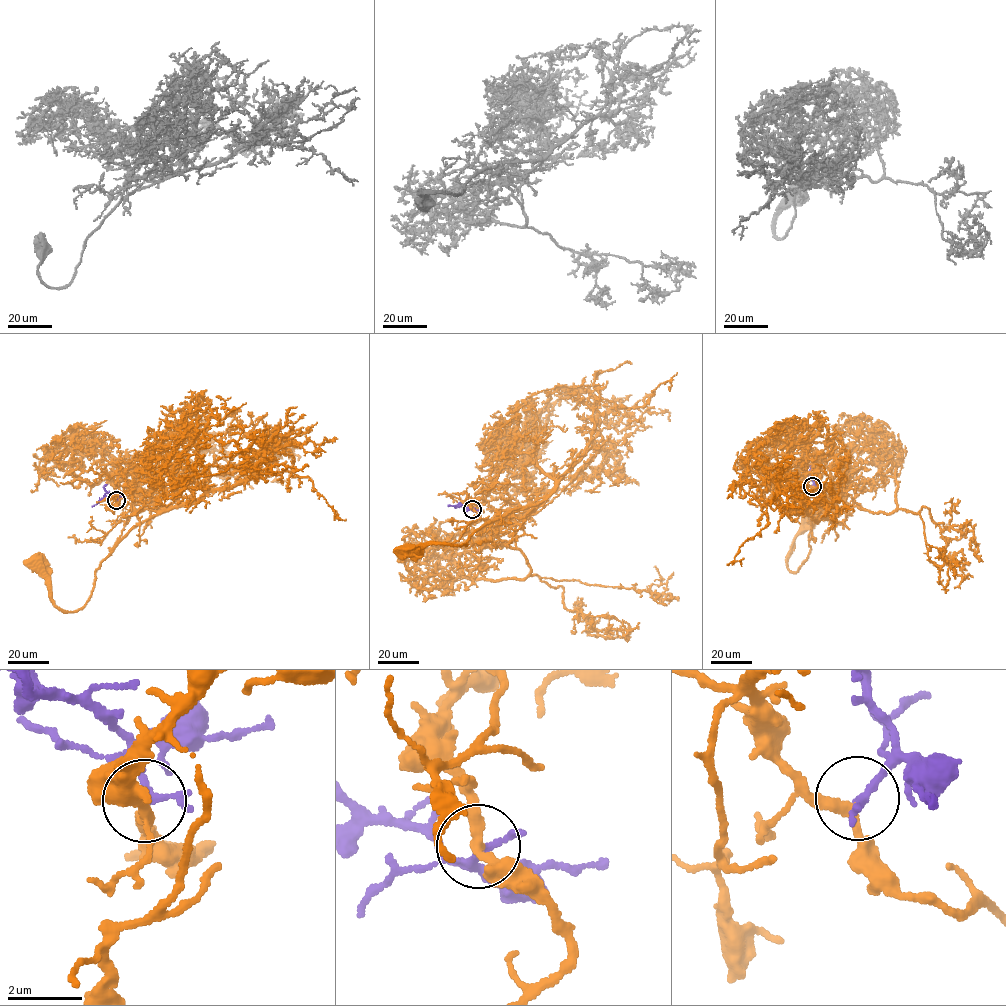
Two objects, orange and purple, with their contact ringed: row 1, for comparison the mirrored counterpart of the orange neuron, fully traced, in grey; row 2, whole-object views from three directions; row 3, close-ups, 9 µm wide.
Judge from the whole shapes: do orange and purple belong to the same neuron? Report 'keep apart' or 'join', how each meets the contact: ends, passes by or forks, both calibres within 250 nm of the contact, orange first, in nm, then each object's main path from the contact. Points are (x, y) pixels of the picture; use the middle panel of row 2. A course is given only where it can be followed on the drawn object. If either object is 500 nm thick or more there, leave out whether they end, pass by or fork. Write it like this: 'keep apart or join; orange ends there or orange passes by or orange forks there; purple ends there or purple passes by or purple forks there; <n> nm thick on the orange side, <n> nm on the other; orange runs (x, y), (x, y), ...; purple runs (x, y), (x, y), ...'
join; orange passes by; purple forks there; 240 nm thick on the orange side, 140 nm on the other; orange runs (472, 509), (481, 498), (501, 510), (532, 513), (537, 504), (482, 526), (467, 546), (404, 550); purple runs (472, 509), (447, 506)

